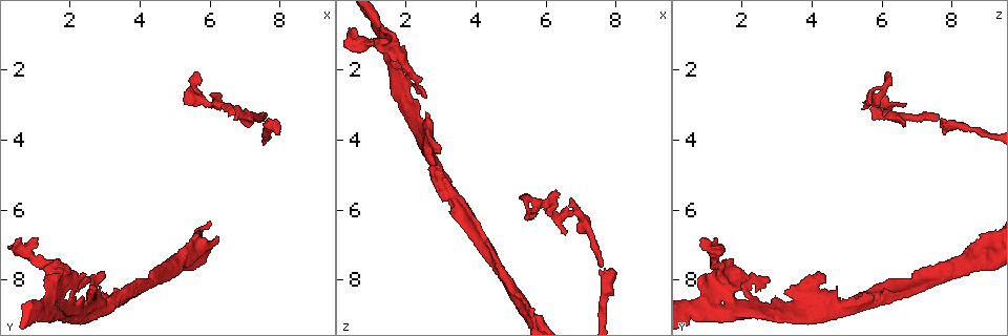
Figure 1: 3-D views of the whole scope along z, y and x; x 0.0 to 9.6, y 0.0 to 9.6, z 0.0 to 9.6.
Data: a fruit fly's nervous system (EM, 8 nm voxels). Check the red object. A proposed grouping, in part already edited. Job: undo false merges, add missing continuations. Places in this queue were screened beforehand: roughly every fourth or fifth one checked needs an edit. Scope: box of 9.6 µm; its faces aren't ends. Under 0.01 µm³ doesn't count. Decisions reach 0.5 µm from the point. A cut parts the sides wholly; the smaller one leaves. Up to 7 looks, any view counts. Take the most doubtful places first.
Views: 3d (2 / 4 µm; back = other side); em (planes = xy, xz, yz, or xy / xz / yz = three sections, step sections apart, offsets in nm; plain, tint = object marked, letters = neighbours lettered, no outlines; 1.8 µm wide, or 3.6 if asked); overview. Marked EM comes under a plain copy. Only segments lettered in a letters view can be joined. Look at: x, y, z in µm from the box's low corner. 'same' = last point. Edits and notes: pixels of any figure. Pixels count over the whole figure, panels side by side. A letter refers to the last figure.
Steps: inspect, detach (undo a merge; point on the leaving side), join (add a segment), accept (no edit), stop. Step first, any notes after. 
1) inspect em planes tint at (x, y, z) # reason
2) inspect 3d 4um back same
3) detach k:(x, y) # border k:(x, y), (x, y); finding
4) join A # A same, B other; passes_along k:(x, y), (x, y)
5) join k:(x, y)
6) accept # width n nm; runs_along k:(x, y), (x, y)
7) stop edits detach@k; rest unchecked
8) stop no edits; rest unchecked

inspect 3d 4um at (5.65, 2.10, 6.20) # branch stops here

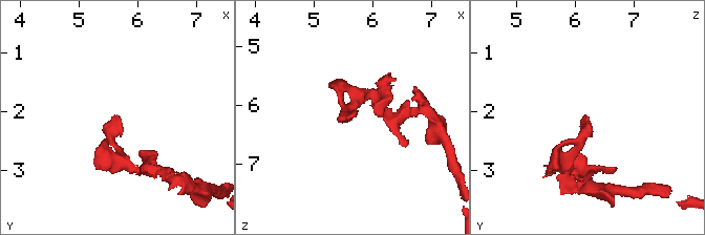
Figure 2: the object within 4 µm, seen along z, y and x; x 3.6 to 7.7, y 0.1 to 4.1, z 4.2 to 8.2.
inspect em planes letters at (5.60, 2.10, 6.20)

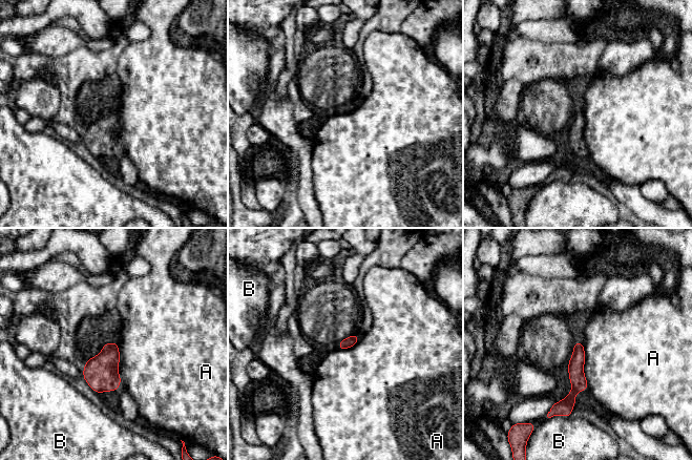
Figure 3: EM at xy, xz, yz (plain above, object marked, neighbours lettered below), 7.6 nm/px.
accept # A other, B other; runs_along 3:(579, 344), (577, 388), (569, 408); no lettered segment goes on from it

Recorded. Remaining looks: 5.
inspect em xy step 8 tint at (2.80, 8.80, 4.55) # looks like a crossing

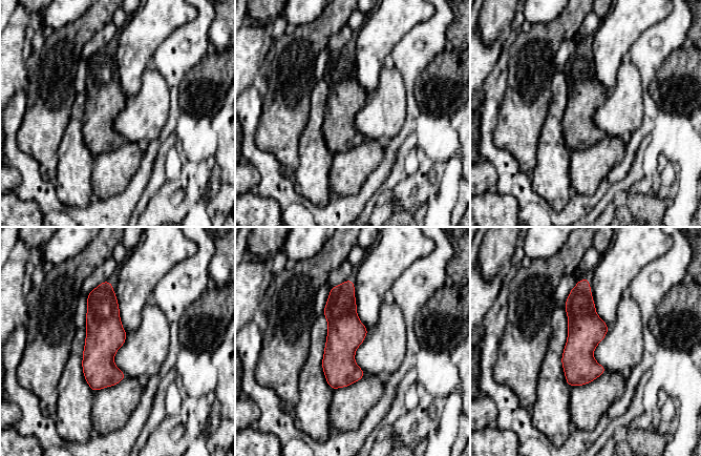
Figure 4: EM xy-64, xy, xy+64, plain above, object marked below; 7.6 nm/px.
inspect em xy step 8 letters same

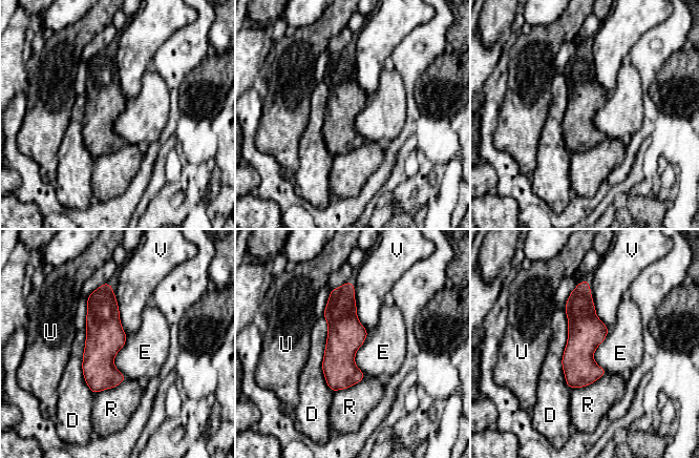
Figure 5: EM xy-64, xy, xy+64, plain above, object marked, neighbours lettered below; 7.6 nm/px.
accept # width 280 nm; D other, E other, R other, U other, V other; border 5:(609, 330), (593, 354), (607, 372); one neuron here

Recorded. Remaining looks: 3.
inspect em xy step 16 tint at (7.55, 3.45, 7.65) # an open end

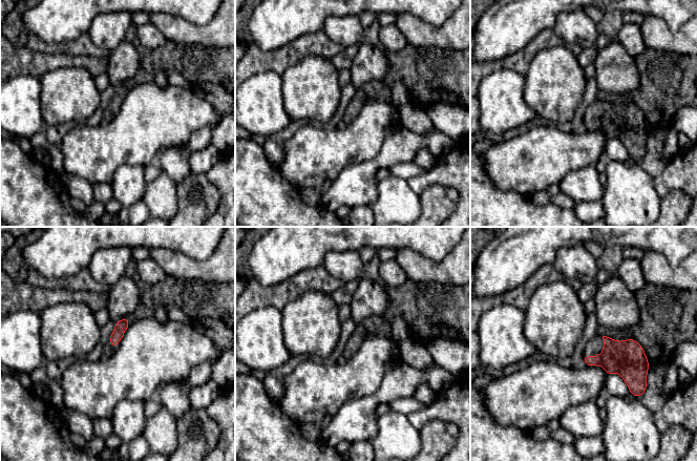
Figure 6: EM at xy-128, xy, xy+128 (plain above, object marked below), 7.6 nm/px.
inspect em planes tint same # cut it another way

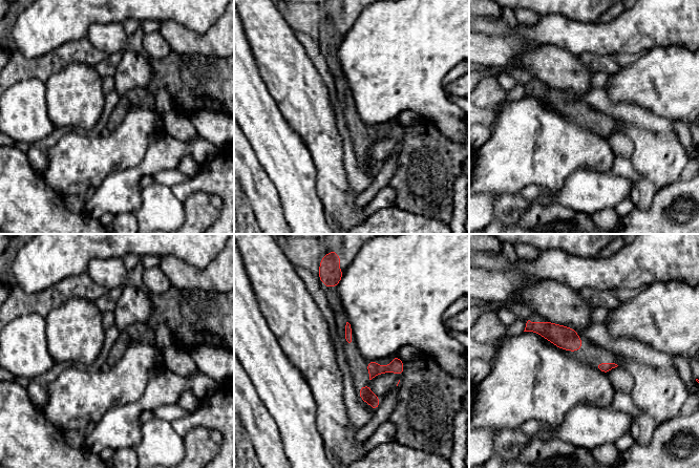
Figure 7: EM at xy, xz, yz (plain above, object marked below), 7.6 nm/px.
inspect em planes letters same

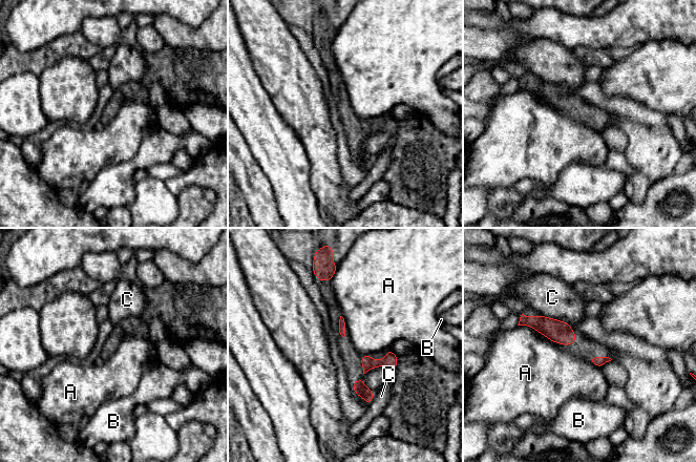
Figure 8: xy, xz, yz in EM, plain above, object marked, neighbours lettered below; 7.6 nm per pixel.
accept # A other, B other, C other; border 8:(518, 324), (530, 326), (554, 343); no lettered segment goes on from it

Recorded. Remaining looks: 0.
stop no edits; rest unchecked

